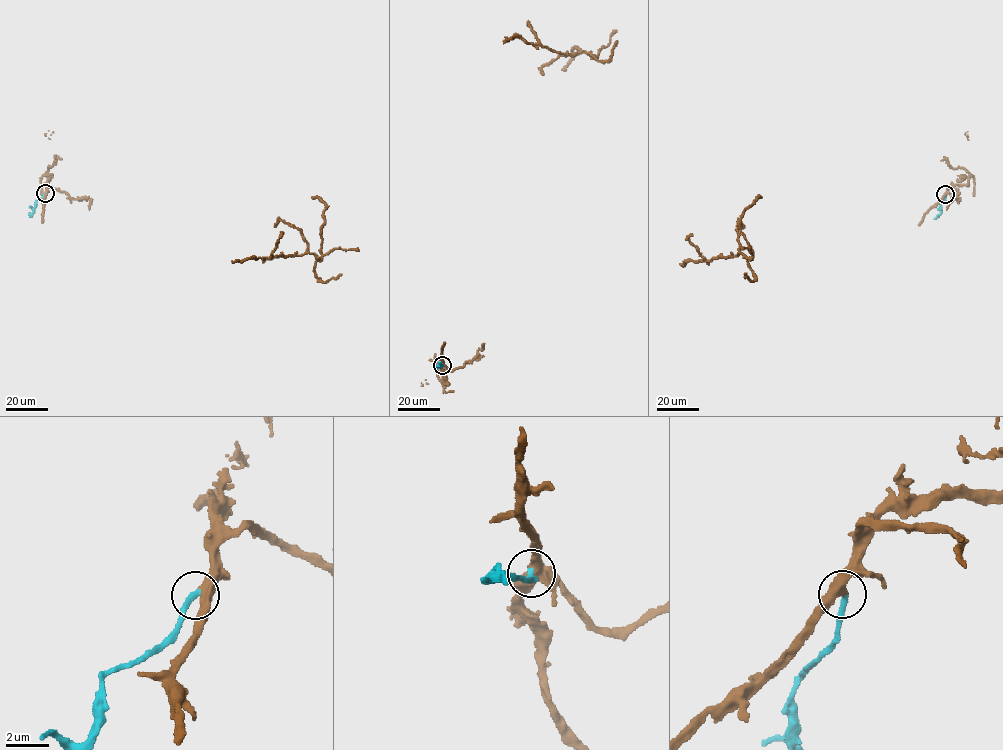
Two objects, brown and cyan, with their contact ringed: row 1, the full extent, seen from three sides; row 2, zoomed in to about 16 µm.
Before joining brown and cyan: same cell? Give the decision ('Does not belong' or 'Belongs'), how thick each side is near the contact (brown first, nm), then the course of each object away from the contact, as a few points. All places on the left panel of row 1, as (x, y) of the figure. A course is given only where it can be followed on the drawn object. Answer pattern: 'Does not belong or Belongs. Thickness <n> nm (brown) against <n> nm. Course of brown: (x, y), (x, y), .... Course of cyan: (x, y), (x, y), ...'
Does not belong. Thickness 400 nm (brown) against 280 nm. Course of brown: (45, 193), (52, 186), (73, 199), (85, 197), (91, 199), (90, 208), (275, 225), (45, 136). Course of cyan: (45, 193), (35, 202), (32, 214), (28, 213)

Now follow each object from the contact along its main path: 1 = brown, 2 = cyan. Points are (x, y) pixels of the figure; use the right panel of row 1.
1: (945, 195), (948, 188), (954, 188), (959, 192), (957, 199), (953, 197), (947, 208), (743, 226), (968, 137)
2: (945, 195), (938, 215)

